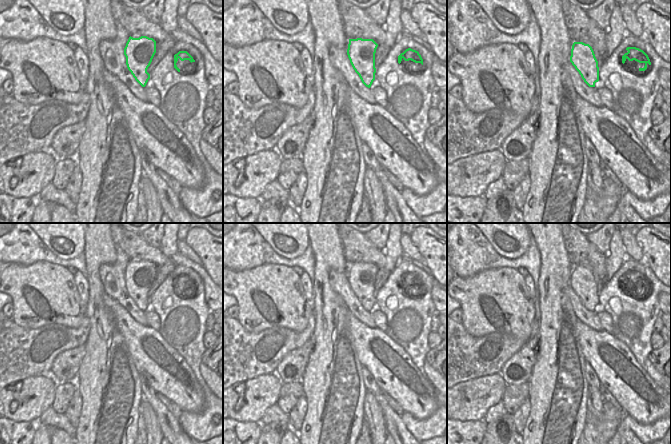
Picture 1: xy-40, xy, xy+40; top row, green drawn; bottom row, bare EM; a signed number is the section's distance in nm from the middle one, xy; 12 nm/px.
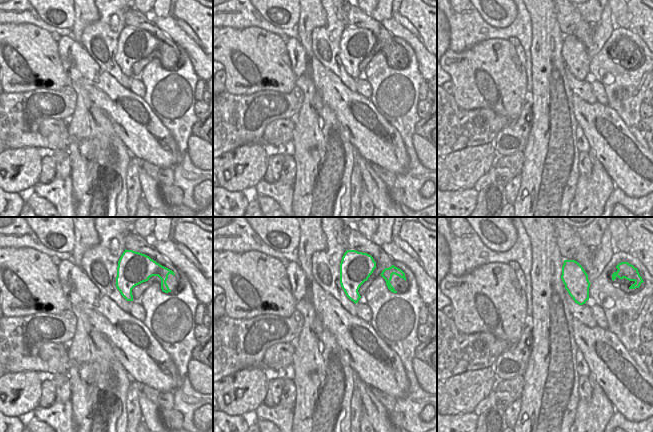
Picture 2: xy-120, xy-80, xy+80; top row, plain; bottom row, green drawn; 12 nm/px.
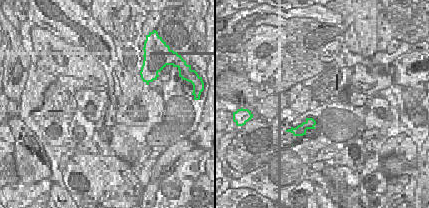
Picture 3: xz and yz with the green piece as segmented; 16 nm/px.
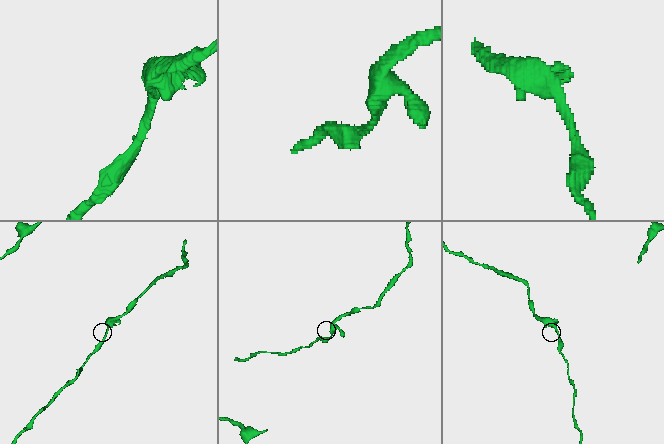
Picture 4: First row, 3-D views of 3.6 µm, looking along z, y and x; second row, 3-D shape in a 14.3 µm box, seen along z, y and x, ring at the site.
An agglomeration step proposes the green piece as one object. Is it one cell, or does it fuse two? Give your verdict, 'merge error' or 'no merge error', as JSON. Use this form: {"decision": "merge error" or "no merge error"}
{"decision": "no merge error"}

